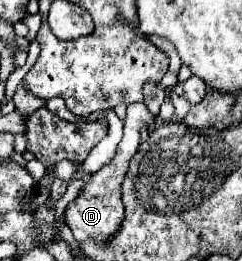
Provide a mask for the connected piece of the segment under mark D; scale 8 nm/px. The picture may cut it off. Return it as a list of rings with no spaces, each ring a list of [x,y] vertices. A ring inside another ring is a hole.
[[[143,103],[129,105],[127,117],[125,117],[125,133],[123,133],[121,143],[117,145],[115,157],[93,175],[93,179],[83,187],[79,197],[75,201],[71,201],[69,207],[65,209],[65,223],[69,225],[69,229],[73,231],[73,237],[79,243],[83,243],[87,239],[93,239],[97,243],[107,243],[111,237],[117,235],[117,229],[121,229],[121,223],[125,219],[125,205],[121,201],[121,183],[125,179],[133,153],[137,153],[137,149],[139,149],[139,143],[141,143],[139,133],[143,127],[147,127],[151,131],[155,127],[155,117],[145,109]]]

